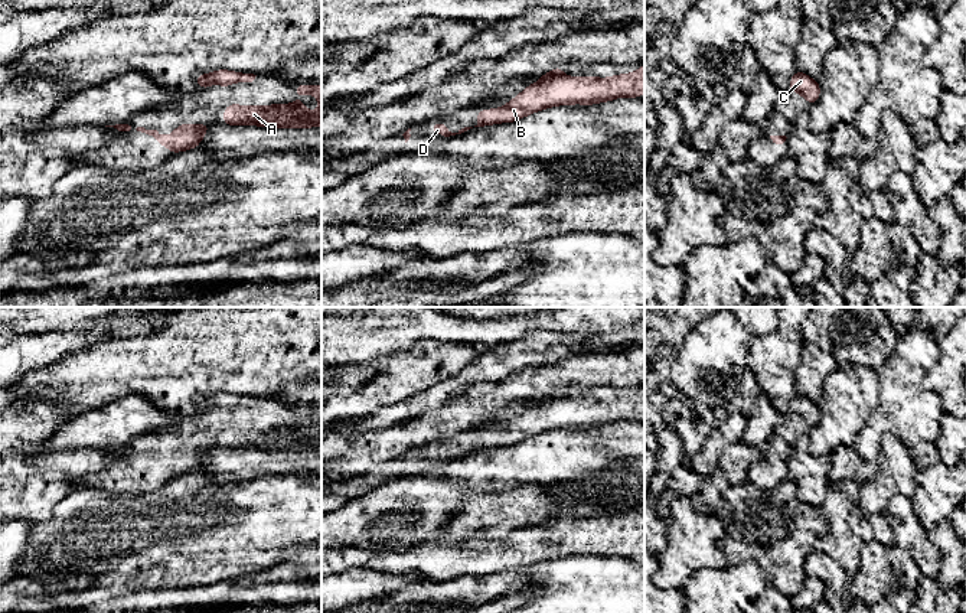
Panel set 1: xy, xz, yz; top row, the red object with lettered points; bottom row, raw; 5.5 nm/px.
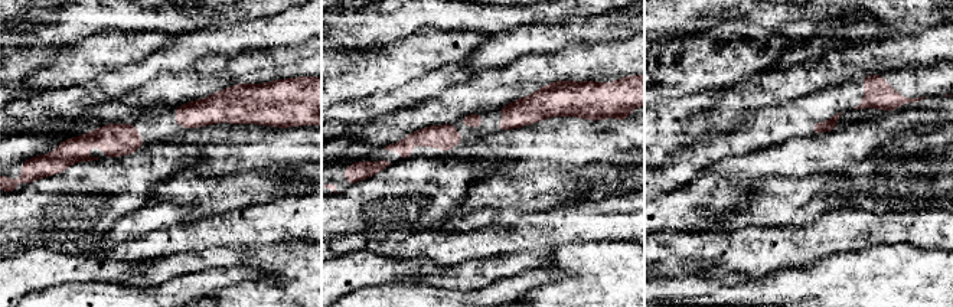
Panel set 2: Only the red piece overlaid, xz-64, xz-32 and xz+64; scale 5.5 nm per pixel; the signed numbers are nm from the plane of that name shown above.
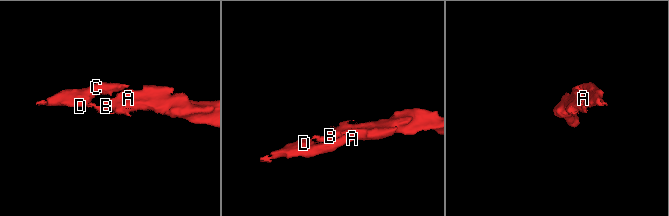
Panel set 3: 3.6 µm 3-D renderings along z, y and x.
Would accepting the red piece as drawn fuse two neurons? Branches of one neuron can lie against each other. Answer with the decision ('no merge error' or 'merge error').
no merge error

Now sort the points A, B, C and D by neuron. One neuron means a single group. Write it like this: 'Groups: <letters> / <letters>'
Groups: A B C D

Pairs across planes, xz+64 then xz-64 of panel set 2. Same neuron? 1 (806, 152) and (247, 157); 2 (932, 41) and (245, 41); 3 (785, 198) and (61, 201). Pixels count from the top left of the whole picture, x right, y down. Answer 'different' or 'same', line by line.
1: same
2: different
3: different

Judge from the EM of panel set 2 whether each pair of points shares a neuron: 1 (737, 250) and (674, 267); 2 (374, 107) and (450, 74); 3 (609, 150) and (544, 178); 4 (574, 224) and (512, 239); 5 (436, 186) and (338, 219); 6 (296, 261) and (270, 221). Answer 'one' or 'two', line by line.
1: two
2: one
3: two
4: one
5: one
6: two

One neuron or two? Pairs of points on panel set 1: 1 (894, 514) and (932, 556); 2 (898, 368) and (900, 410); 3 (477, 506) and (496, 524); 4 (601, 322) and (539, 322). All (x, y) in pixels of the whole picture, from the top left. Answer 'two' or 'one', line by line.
1: one
2: one
3: one
4: one

